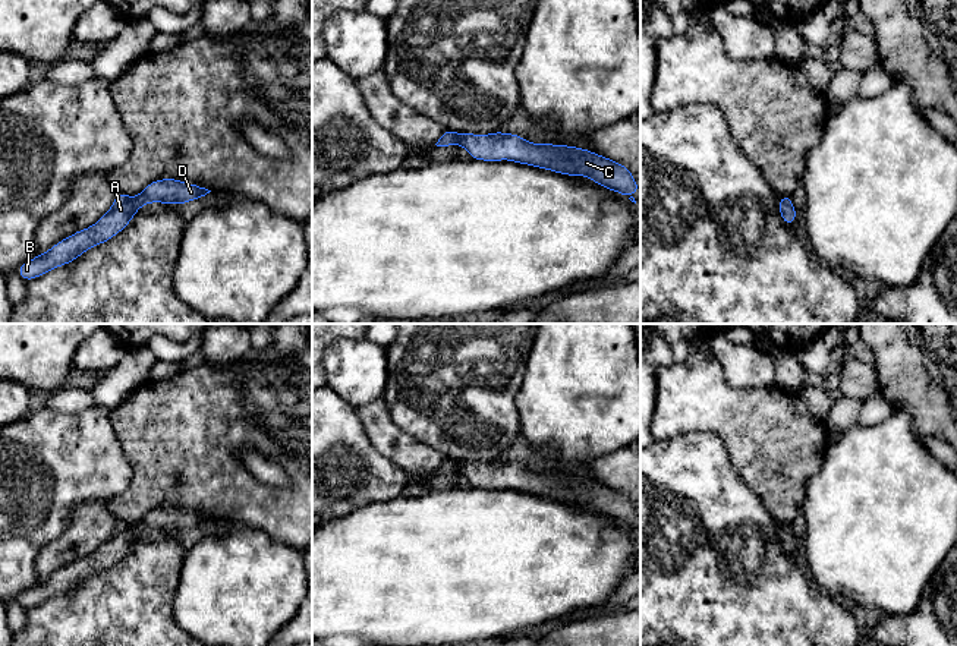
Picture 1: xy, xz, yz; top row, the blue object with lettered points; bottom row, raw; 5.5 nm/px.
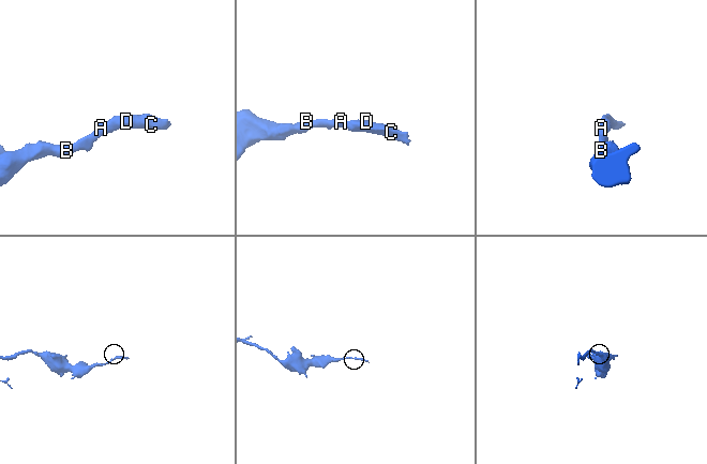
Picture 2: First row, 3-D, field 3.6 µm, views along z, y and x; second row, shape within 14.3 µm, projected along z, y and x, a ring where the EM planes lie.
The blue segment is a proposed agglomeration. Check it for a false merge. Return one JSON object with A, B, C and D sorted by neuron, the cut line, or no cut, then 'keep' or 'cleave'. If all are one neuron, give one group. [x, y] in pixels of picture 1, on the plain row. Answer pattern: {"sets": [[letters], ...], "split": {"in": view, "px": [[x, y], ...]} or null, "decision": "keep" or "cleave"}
{"sets": [["A", "B", "C", "D"]], "split": null, "decision": "keep"}

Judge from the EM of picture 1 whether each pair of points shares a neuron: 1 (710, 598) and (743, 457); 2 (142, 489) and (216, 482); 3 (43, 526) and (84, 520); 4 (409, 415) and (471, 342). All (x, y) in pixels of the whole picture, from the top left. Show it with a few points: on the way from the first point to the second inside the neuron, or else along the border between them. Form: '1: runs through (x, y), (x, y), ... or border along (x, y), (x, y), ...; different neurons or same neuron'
1: border along (723, 446), (734, 472), (762, 501); different neurons
2: runs through (160, 489), (178, 489), (189, 482), (198, 482); same neuron
3: border along (95, 500), (79, 503), (68, 526), (44, 545); different neurons
4: runs through (427, 397), (455, 369), (457, 359); same neuron

